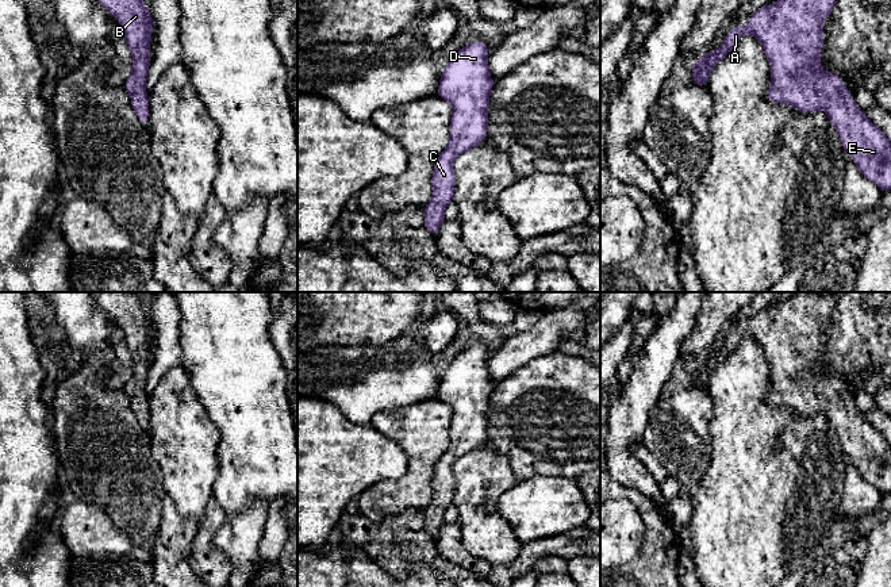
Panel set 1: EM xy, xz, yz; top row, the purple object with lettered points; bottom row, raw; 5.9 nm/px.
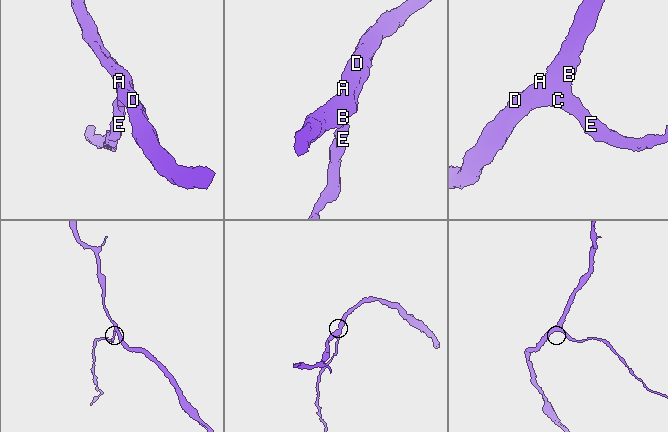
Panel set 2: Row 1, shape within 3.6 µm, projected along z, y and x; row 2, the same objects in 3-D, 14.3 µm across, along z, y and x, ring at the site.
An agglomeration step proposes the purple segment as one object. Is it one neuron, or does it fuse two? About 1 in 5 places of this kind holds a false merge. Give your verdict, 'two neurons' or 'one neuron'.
one neuron

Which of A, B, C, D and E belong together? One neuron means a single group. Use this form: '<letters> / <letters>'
A B C D E

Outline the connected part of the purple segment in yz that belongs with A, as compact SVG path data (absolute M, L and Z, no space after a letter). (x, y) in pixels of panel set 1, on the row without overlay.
M807 292L760 310L750 318L749 329L730 331L718 352L691 368L692 387L707 391L711 372L734 352L741 339L754 338L769 362L768 403L790 407L807 417L825 413L840 437L842 450L860 475L884 496L891 492L890 442L863 418L844 381L819 368L821 349L825 346L822 323L830 321L837 300L837 294L819 296Z

